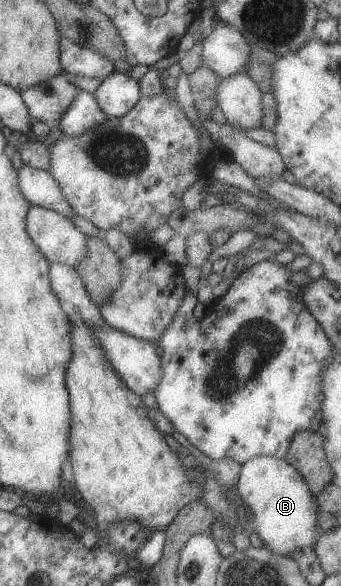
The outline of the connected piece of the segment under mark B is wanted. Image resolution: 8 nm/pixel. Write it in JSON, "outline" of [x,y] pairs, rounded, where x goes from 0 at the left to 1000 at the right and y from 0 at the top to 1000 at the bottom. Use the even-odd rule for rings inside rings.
{"outline":[[[786,776],[739,780],[704,795],[701,814],[695,814],[698,819],[686,831],[713,858],[710,869],[718,879],[739,877],[745,882],[742,889],[727,894],[742,901],[771,933],[795,944],[815,944],[845,952],[856,951],[871,937],[883,942],[903,933],[918,937],[935,908],[930,901],[933,863],[900,824],[889,821],[889,814],[871,807],[865,797],[842,790],[842,785]]]}

